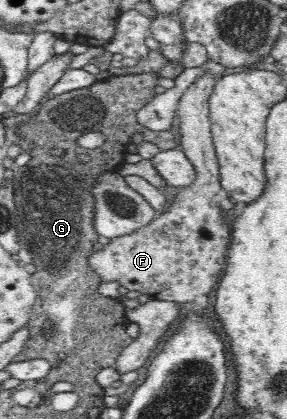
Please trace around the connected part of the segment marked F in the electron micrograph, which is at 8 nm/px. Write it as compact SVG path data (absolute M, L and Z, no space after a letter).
M211 72L202 74L190 84L184 92L178 104L177 115L180 118L180 132L182 144L180 150L188 157L194 167L194 182L188 187L180 188L174 196L171 204L166 204L164 213L159 213L148 225L124 234L116 236L104 244L101 249L88 254L86 265L100 278L100 282L116 282L128 290L136 290L140 294L147 294L158 301L192 302L196 296L204 296L212 290L212 286L218 282L220 272L226 265L226 252L231 240L231 229L228 228L224 218L225 212L213 201L214 196L223 192L219 175L219 162L215 154L209 122L209 99L212 95L217 80Z

